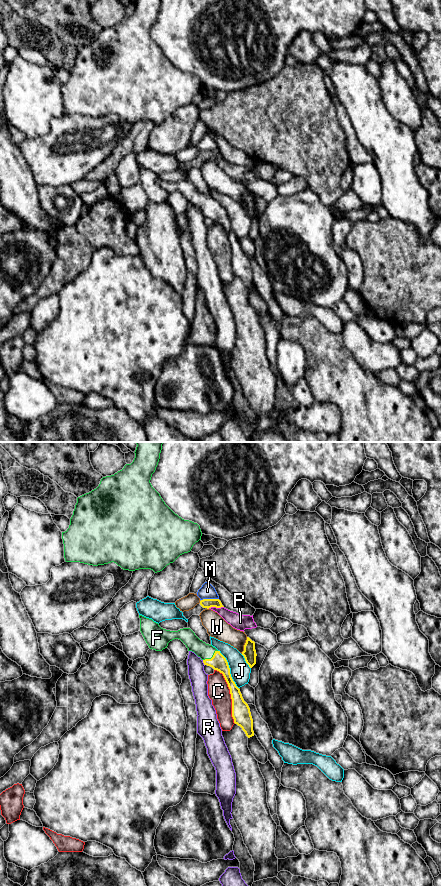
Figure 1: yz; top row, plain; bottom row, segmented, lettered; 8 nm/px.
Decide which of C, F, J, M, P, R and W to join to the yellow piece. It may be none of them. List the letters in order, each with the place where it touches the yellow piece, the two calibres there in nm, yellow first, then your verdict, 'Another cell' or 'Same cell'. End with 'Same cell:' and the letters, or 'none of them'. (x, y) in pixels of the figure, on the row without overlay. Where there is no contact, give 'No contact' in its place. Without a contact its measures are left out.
C: Touches yellow at yz (231, 247). Thickness 150 nm (yellow) against 180 nm. Another cell
F: Touches yellow at yz (211, 210). Thickness 130 nm (yellow) against 130 nm. Another cell
J: Touches yellow at yz (229, 221). Thickness 130 nm (yellow) against 160 nm. Another cell
M: Touches yellow at yz (209, 151). Thickness 80 nm (yellow) against 120 nm. Another cell
P: Touches yellow at yz (215, 158). Thickness 80 nm (yellow) against 130 nm. Another cell
R: Touches yellow at yz (203, 214). Thickness 130 nm (yellow) against 140 nm. Another cell
W: Touches yellow at yz (244, 197). Thickness 110 nm (yellow) against 160 nm. Another cell
Same cell: none of them

